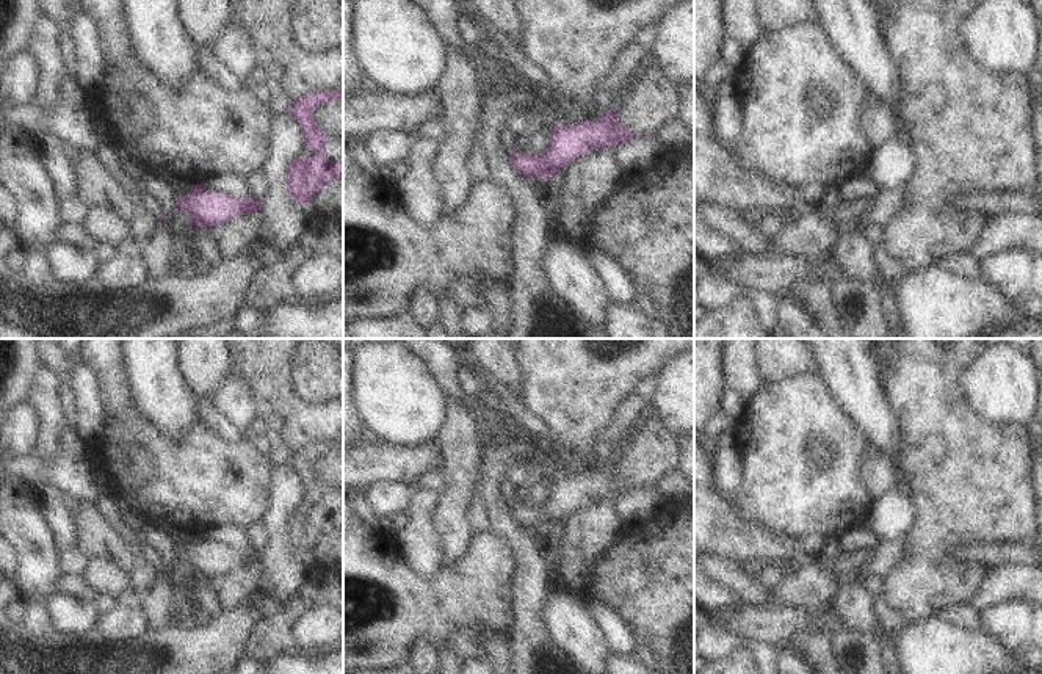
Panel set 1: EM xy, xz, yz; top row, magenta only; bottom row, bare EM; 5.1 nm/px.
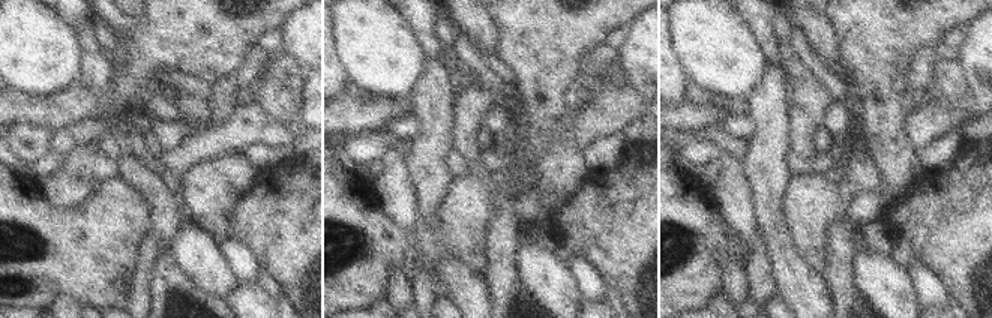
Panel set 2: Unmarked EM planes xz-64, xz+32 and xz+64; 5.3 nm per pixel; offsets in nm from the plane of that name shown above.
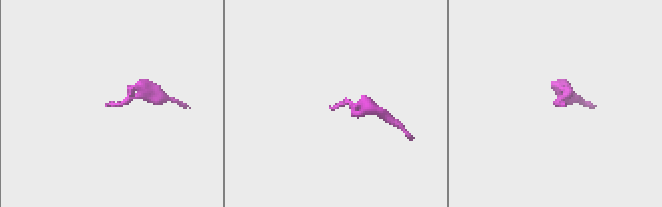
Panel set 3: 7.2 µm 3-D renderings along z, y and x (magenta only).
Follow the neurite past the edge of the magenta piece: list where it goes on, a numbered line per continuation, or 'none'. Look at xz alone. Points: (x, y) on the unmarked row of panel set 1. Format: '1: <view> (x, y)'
none

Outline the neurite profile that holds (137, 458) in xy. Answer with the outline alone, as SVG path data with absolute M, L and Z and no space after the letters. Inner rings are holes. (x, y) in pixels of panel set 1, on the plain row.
M132 444L122 450L122 458L132 489L136 489L152 477L150 453L147 448Z

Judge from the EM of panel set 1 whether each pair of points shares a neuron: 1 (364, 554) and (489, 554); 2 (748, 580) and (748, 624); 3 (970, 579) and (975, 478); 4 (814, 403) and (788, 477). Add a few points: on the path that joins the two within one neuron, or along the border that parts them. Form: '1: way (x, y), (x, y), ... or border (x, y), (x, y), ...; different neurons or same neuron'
1: way (395, 585), (400, 590), (453, 590), (458, 585); same neuron
2: border (740, 602), (784, 605); different neurons
3: way (944, 557), (944, 524), (956, 505); same neuron
4: way (795, 422), (788, 428), (788, 458); same neuron

